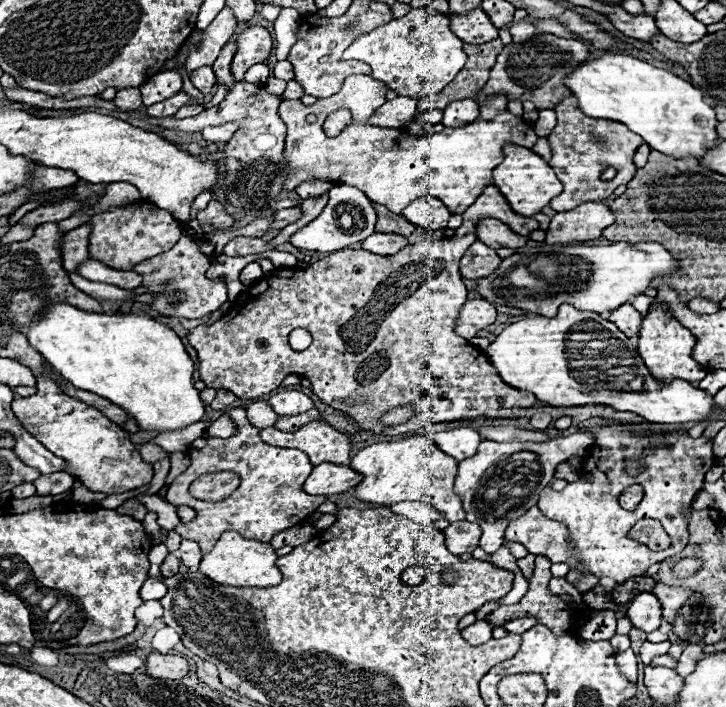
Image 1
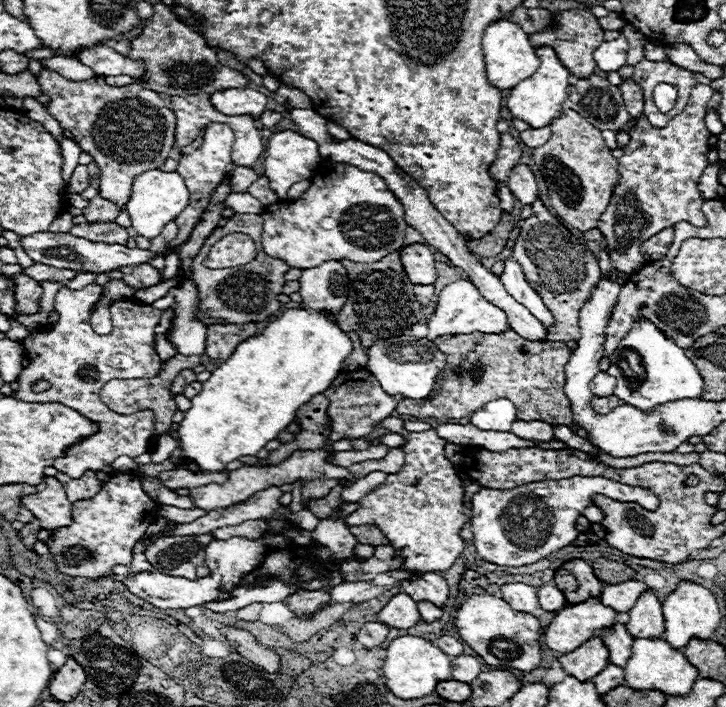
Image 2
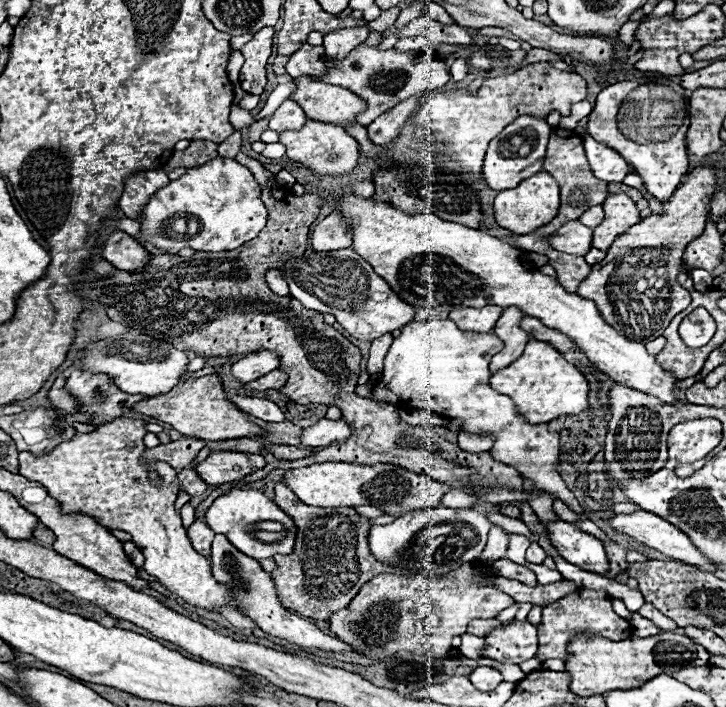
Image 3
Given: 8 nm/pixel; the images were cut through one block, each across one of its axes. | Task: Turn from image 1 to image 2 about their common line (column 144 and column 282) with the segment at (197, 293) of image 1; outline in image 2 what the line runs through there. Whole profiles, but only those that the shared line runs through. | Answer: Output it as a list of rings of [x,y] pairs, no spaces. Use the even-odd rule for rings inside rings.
[[[236,214],[232,216],[226,226],[220,226],[212,232],[212,236],[208,236],[208,240],[204,242],[204,246],[200,248],[198,256],[192,262],[192,280],[198,288],[198,310],[196,310],[196,318],[200,322],[204,322],[206,326],[210,324],[246,324],[246,322],[264,322],[270,316],[274,316],[280,310],[280,302],[278,302],[278,294],[282,294],[282,288],[286,284],[284,276],[290,270],[290,266],[284,260],[272,258],[264,252],[262,248],[262,216],[260,214]],[[228,232],[244,232],[250,234],[252,240],[256,242],[256,258],[240,268],[232,268],[232,270],[208,270],[202,262],[208,256],[212,244],[216,240],[220,240],[220,236],[226,236]],[[268,274],[274,274],[274,286],[268,286]]]

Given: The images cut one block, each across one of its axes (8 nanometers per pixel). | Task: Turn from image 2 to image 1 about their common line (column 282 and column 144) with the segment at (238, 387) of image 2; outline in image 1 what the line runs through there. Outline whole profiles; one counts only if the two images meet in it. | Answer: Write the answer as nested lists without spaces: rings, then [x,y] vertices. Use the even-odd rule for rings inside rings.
[[[50,302],[38,320],[32,320],[28,330],[30,344],[42,358],[62,374],[72,386],[108,398],[112,404],[124,408],[142,430],[178,430],[198,422],[204,416],[200,392],[192,384],[194,362],[184,350],[180,336],[166,324],[156,322],[148,314],[96,314],[74,308],[66,302]]]

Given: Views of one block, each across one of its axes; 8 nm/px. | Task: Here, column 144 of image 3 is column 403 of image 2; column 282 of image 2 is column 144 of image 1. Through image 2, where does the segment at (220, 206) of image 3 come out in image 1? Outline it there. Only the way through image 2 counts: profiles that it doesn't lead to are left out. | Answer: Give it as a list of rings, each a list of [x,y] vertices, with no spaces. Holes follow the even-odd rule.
[[[138,200],[126,206],[112,206],[110,210],[88,218],[86,224],[90,224],[88,258],[122,272],[132,270],[134,264],[140,264],[150,256],[168,252],[182,234],[182,222],[148,200]]]

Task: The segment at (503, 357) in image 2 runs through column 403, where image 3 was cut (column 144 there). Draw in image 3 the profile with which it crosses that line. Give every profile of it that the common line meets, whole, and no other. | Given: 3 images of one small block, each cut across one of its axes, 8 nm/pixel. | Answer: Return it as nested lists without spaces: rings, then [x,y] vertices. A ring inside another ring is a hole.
[[[216,374],[200,376],[182,380],[172,388],[172,392],[166,392],[162,396],[142,400],[138,402],[132,412],[140,412],[152,418],[158,418],[166,424],[170,424],[174,430],[178,430],[184,436],[194,436],[202,440],[232,440],[232,438],[260,438],[264,430],[242,410],[238,410],[228,394],[224,392],[222,380]]]

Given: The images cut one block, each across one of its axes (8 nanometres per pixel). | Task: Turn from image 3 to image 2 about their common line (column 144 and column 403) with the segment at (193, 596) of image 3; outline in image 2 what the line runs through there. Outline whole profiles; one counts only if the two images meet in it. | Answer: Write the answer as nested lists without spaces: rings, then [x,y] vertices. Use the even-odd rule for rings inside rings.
[[[384,418],[382,426],[390,432],[406,436],[406,462],[398,474],[390,474],[386,482],[372,494],[360,500],[360,508],[346,518],[348,526],[372,524],[382,530],[388,538],[394,554],[402,556],[402,570],[408,572],[444,572],[462,554],[464,540],[460,538],[460,528],[468,522],[462,514],[464,510],[464,488],[460,486],[458,472],[452,468],[450,460],[444,458],[446,440],[436,434],[436,430],[426,432],[406,432],[404,422],[398,418]],[[414,480],[420,480],[416,486]]]

